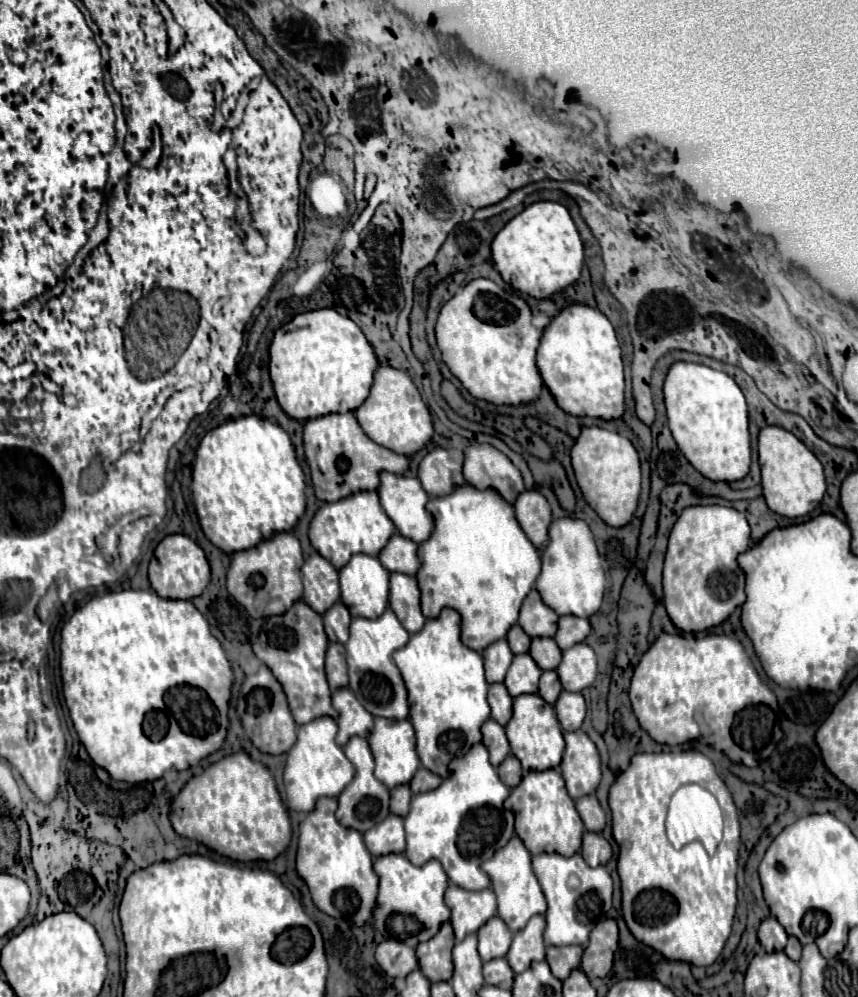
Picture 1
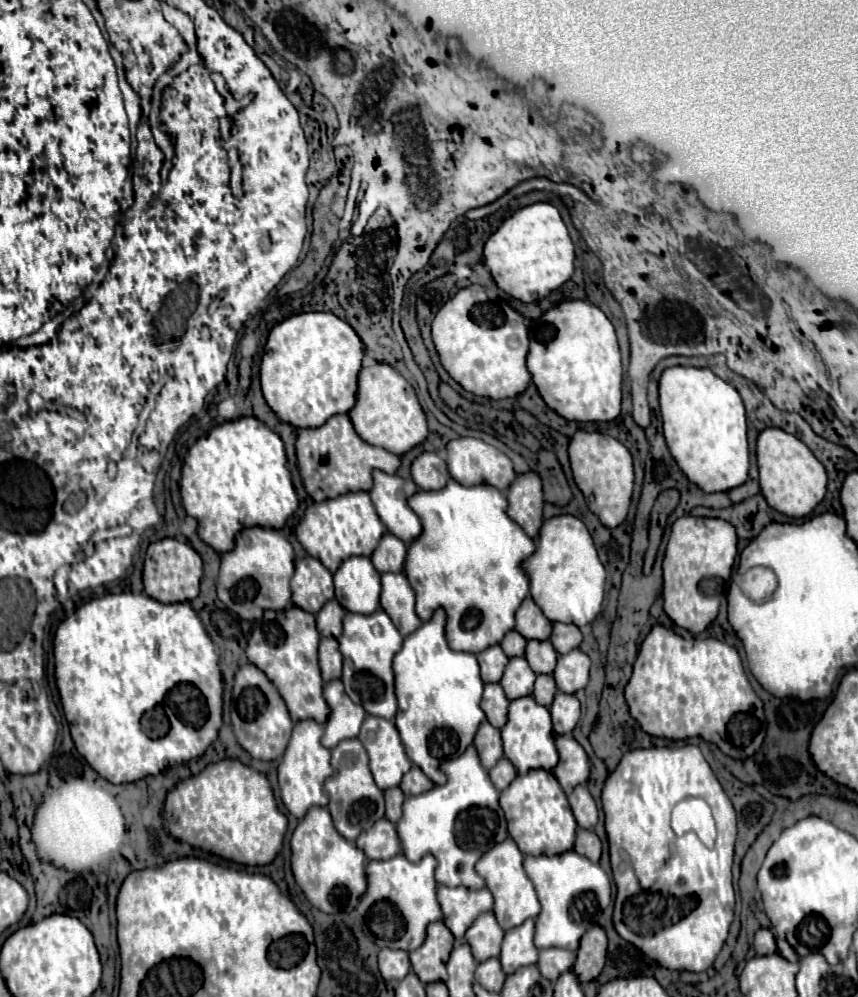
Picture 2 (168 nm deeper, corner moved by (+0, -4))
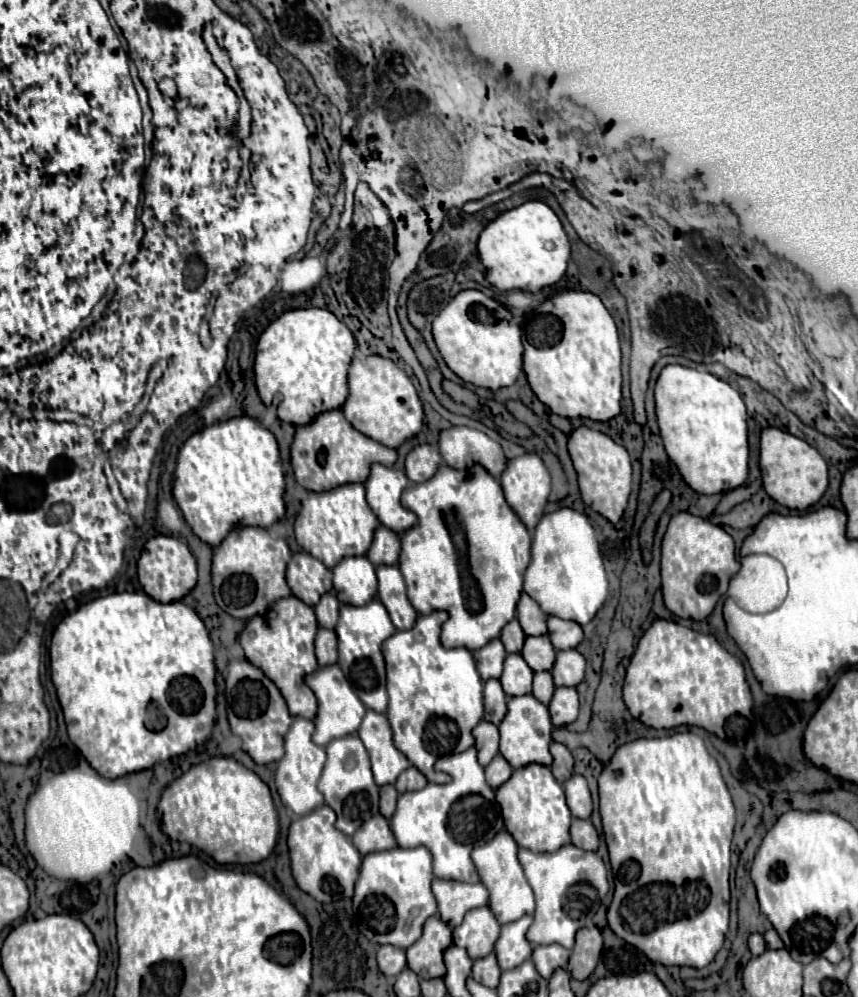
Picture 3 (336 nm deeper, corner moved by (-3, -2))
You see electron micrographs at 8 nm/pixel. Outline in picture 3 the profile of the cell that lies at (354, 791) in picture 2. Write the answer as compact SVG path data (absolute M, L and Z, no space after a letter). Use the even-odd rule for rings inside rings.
M357 735L339 737L327 745L327 761L319 779L319 791L337 815L335 827L345 835L355 833L367 817L375 817L375 813L379 813L379 787L373 781L367 751Z

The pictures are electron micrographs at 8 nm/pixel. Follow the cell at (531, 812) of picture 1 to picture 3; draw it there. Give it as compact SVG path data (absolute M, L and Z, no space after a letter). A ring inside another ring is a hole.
M527 765L515 769L513 775L497 789L497 803L501 805L505 829L513 835L519 847L531 851L557 851L569 843L571 811L565 803L563 787L555 781L549 767Z

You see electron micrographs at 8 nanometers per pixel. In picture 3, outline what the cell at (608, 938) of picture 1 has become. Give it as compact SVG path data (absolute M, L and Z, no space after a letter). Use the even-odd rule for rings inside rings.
M583 927L575 935L575 947L569 957L567 971L571 973L573 979L587 979L599 959L603 947L603 937L597 927Z

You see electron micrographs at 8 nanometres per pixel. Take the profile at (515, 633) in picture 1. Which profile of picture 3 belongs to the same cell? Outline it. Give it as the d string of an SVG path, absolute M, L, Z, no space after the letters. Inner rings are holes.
M517 619L509 621L509 623L503 627L501 641L503 641L507 653L519 653L519 651L521 651L523 641L525 641L525 633L523 633L523 629L521 629L521 625L519 625Z

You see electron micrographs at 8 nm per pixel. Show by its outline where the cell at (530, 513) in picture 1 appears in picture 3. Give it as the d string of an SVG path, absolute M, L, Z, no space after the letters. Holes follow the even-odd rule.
M525 453L521 457L513 457L507 461L505 471L499 477L499 483L503 485L503 493L507 497L507 503L511 505L511 509L515 509L515 513L519 513L519 519L527 525L527 529L531 529L531 533L535 531L535 525L539 523L549 491L551 491L551 481L549 481L549 471L545 469L543 461L539 459L539 455L535 453Z

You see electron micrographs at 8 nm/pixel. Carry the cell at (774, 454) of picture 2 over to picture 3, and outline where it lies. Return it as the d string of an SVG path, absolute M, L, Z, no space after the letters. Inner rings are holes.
M767 427L761 433L761 473L763 473L763 489L771 499L789 507L789 509L807 509L821 499L829 481L827 481L827 463L819 455L815 447L805 443L803 439L785 433L777 427Z

